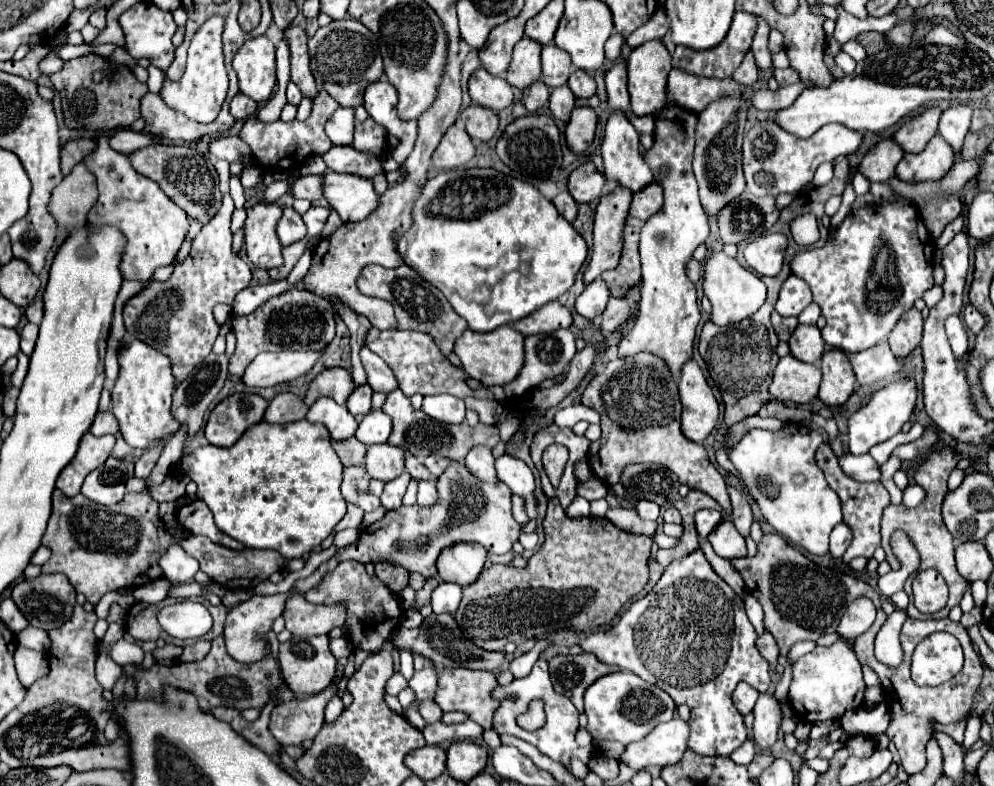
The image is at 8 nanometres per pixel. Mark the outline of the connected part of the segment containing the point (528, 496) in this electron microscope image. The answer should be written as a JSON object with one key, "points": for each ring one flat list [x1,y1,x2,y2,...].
{"points":[[504,454,502,458,496,460,496,472,498,478,512,490,512,494,524,500,524,508,530,522,524,525,522,532,532,533,536,529,536,516,538,516,538,498,534,494,536,480,532,470,522,460]]}

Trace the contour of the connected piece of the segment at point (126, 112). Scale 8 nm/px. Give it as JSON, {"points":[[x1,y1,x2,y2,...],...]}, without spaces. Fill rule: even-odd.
{"points":[[82,56,74,60,66,60,64,68,50,76,54,90,62,96,62,108,68,128,86,128,90,132,102,132,116,126,130,128,132,122,140,116,140,100,148,92,146,84,138,82,128,68,120,68,116,74,104,78,100,84,92,82,94,70,108,68,108,60,100,56]]}

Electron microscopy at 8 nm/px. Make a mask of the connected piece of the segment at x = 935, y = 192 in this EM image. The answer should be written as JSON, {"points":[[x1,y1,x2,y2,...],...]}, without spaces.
{"points":[[958,160,958,162,948,170,948,174,946,174,942,180,936,180,936,182,904,182,904,180,900,180,898,176,894,176,894,178,888,180,888,186,890,186,896,194,908,196,912,202,918,204,920,216,922,220,924,220,928,232,930,232,934,238,938,238,940,232,944,230,944,226,946,226,948,222,952,222,952,220,962,212,960,192,962,192,962,188,964,188,964,184,966,184,972,176,976,176,976,172,978,172,978,162,976,162,976,160,974,160,974,162,962,162,962,160]]}

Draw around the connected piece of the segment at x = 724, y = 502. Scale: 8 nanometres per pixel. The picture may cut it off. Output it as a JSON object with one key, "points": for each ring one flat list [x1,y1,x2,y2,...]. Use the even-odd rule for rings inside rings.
{"points":[[638,354,630,360,610,360,610,364,586,386,582,404,598,410,602,416,602,436,598,440,600,472,596,474,600,480,608,484,618,482,620,472,626,464,662,464,680,478,680,484,712,496,726,512,726,518,730,518,732,506,726,480,710,464,706,448,702,444,686,440,680,432,678,386,662,360,652,354]]}

